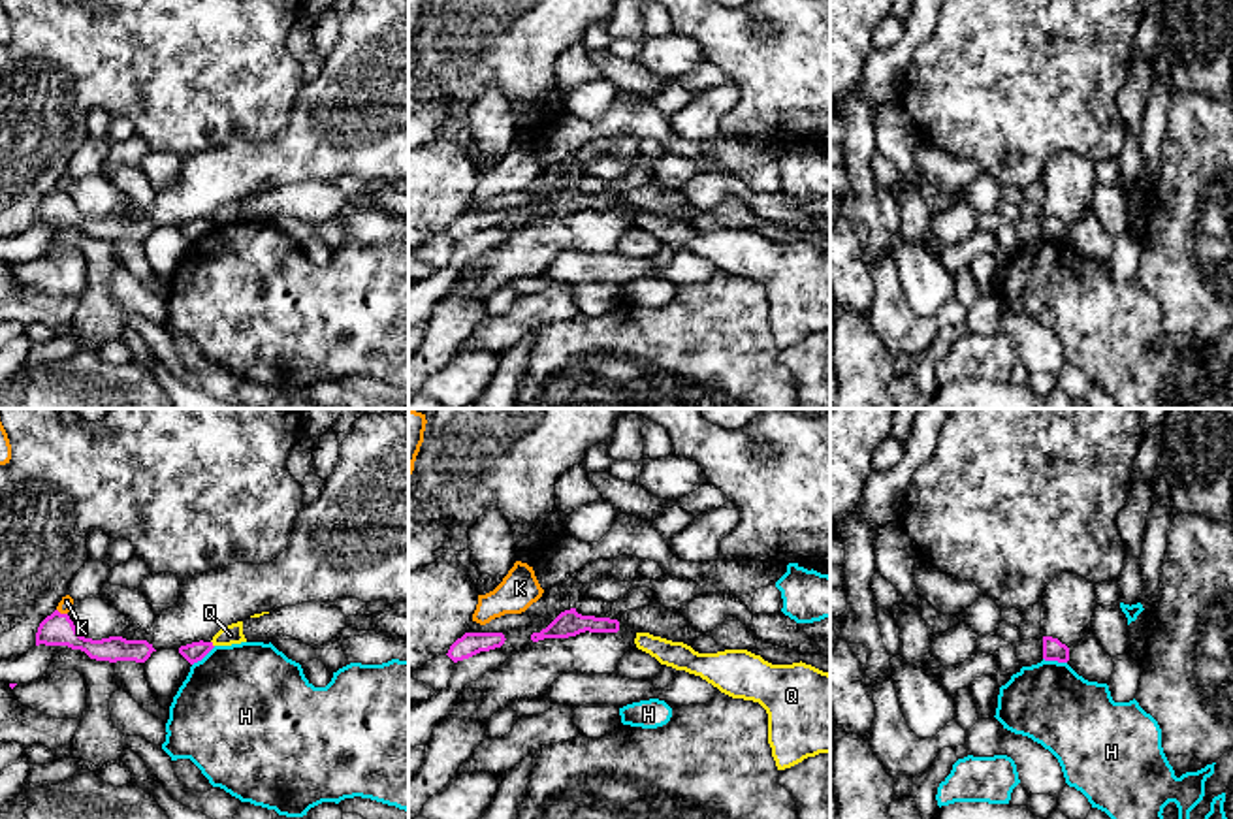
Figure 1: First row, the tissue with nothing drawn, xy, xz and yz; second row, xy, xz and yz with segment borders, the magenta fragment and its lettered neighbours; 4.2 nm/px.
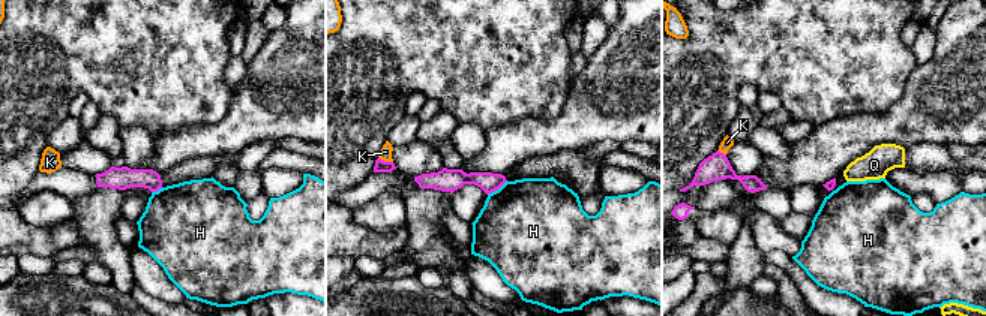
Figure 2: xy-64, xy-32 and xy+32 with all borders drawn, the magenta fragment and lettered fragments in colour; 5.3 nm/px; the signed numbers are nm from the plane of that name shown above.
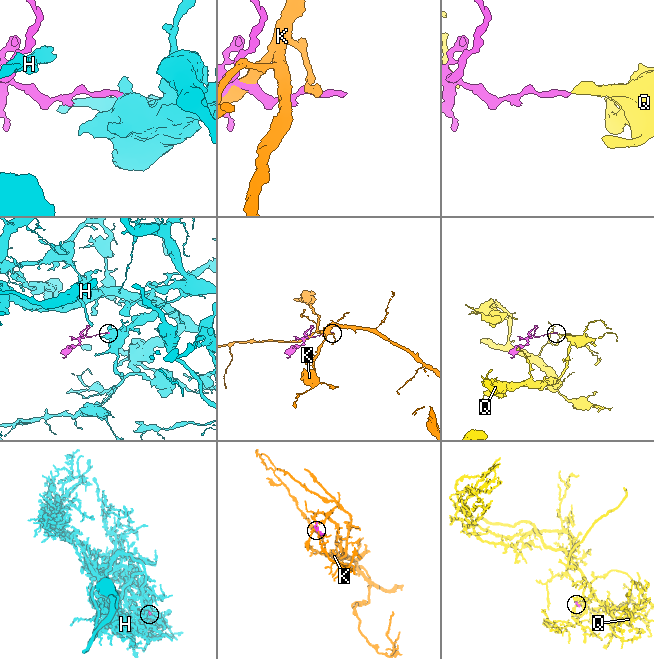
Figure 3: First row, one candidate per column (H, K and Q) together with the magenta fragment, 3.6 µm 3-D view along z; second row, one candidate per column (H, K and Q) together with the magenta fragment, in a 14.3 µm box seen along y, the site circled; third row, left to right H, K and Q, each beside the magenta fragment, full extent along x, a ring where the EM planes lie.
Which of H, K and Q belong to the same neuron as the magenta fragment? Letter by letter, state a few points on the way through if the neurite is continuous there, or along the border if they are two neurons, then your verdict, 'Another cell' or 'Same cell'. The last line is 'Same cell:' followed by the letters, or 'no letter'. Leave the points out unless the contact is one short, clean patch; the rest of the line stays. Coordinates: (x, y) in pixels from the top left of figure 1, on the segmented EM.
H: Boundary: yz (1043, 658), (1066, 663). Another cell
K: Another cell
Q: Boundary: xy (211, 641), (213, 646). Another cell
Same cell: no letter

